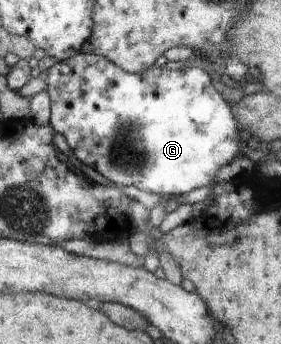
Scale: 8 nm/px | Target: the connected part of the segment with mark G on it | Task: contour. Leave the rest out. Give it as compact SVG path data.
M75 54L68 61L56 62L52 65L48 72L43 75L47 85L47 91L50 96L50 126L56 133L64 136L67 144L72 150L75 158L80 160L82 164L94 168L110 182L120 184L120 186L136 186L144 192L152 192L152 194L160 194L162 197L177 197L188 194L194 188L202 188L208 186L214 178L214 174L218 172L218 168L222 168L224 164L230 164L232 158L236 154L240 154L240 132L238 132L238 122L234 118L234 114L230 112L230 106L224 102L224 98L214 90L208 74L199 67L184 69L165 69L163 67L151 67L144 73L129 73L123 67L116 66L111 60L104 58L103 55L91 54Z

